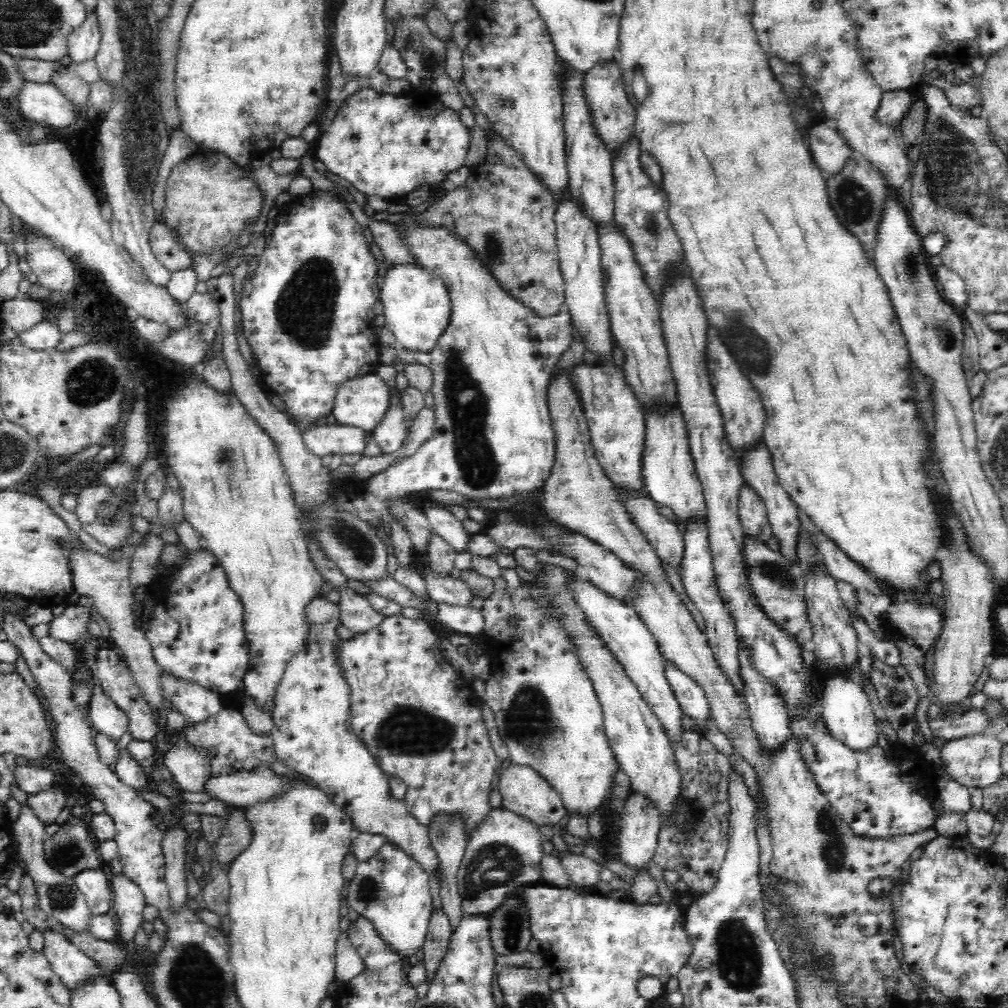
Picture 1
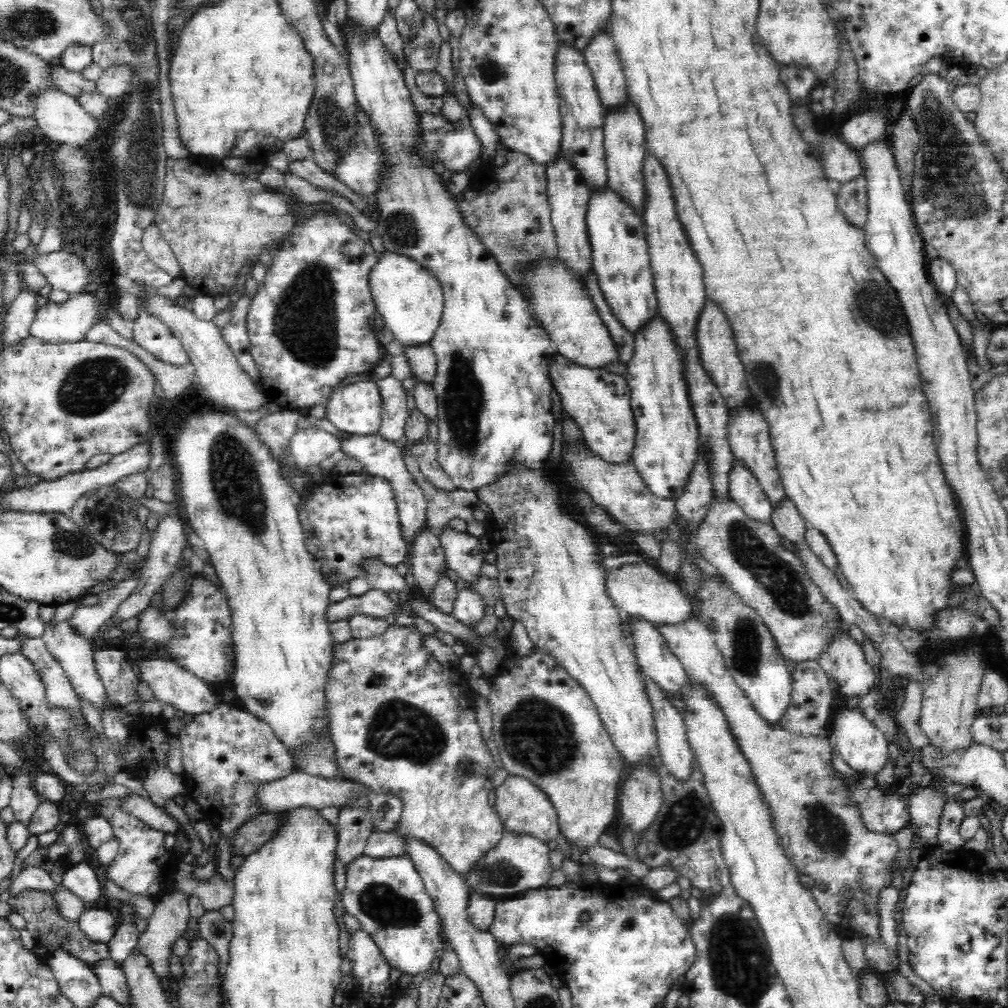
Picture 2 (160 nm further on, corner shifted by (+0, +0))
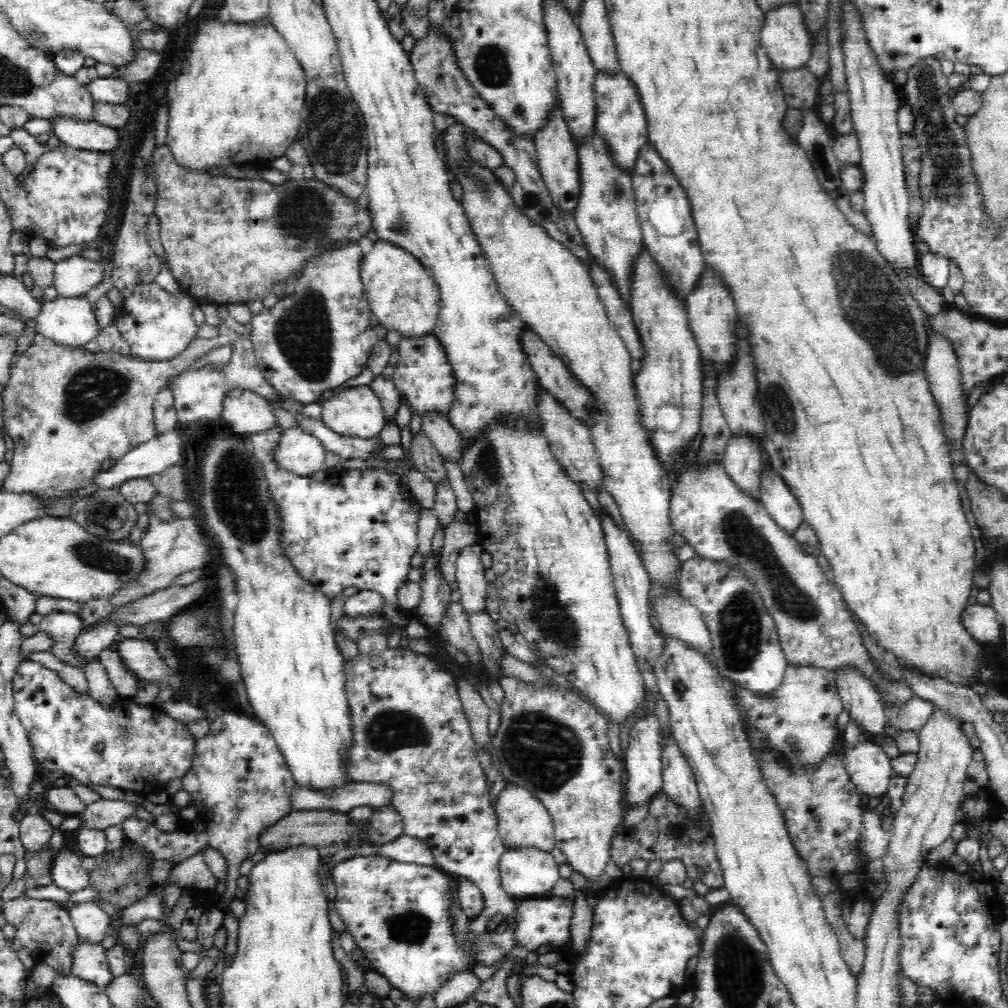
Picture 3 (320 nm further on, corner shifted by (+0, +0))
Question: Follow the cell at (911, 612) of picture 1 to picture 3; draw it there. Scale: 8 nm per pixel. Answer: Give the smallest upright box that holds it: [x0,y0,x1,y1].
[962,604,1002,643]

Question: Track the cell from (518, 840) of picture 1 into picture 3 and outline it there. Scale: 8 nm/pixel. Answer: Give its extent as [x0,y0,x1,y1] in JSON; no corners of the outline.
[499,847,560,901]

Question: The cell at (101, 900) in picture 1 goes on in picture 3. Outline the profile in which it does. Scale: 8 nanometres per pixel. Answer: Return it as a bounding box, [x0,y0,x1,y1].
[50,848,89,893]

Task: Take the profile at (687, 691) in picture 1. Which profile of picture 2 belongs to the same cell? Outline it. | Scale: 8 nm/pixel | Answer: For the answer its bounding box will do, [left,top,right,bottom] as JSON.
[625,616,689,694]

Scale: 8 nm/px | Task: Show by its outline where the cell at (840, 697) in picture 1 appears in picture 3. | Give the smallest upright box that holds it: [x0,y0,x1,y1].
[843,738,893,802]

